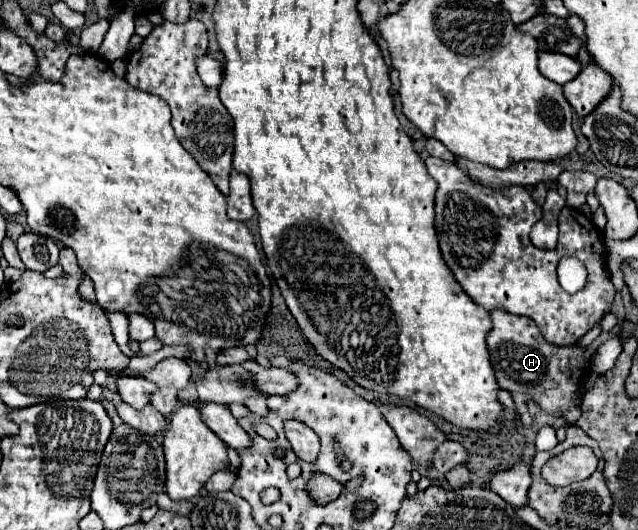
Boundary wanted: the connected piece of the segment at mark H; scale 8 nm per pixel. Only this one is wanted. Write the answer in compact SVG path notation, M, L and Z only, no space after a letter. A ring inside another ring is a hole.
M502 310L492 312L492 330L488 334L488 350L492 358L492 368L502 390L508 390L514 396L518 412L526 410L526 404L532 400L544 412L564 418L568 424L574 424L580 418L580 398L578 390L582 380L590 374L590 362L584 356L584 346L554 346L544 340L534 320L526 316L514 316ZM578 348L580 348L580 372L578 372Z

